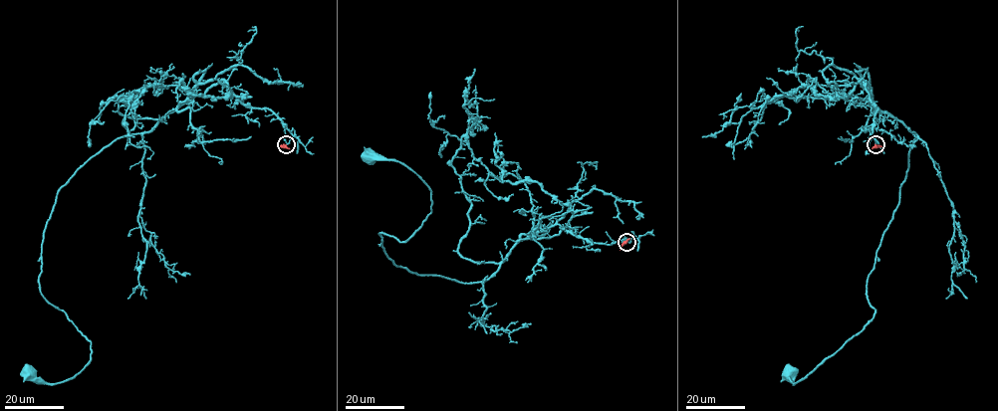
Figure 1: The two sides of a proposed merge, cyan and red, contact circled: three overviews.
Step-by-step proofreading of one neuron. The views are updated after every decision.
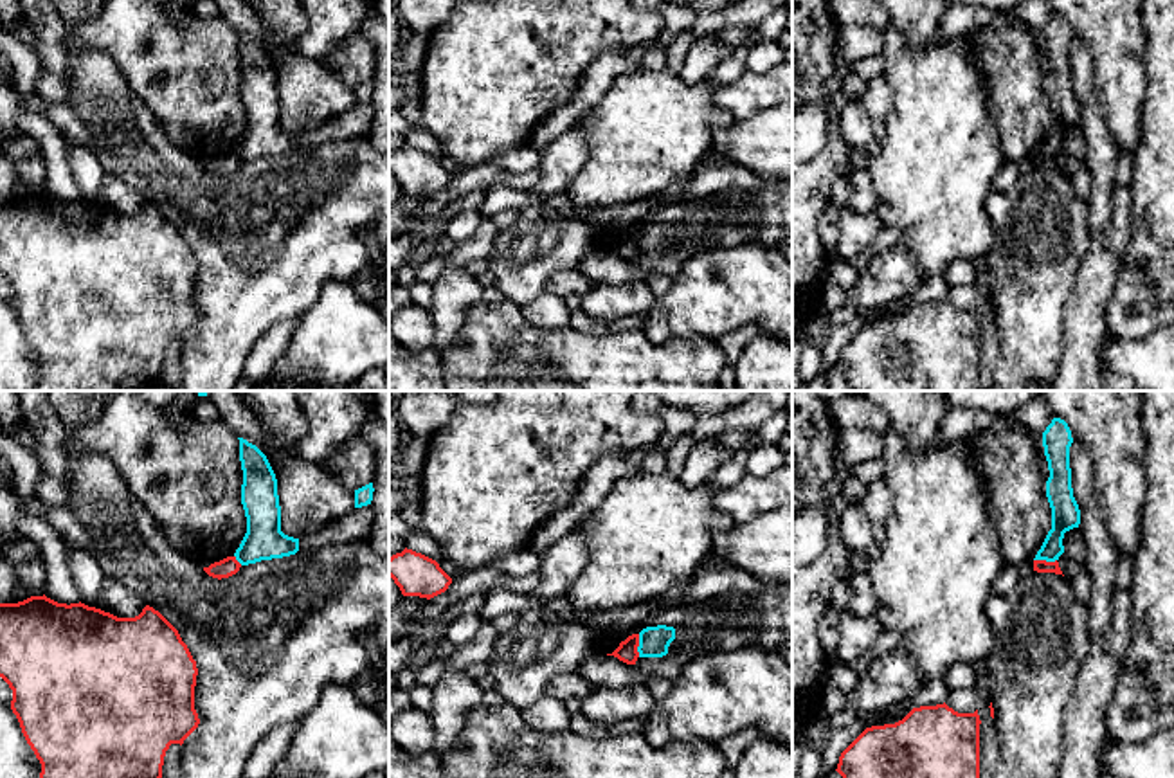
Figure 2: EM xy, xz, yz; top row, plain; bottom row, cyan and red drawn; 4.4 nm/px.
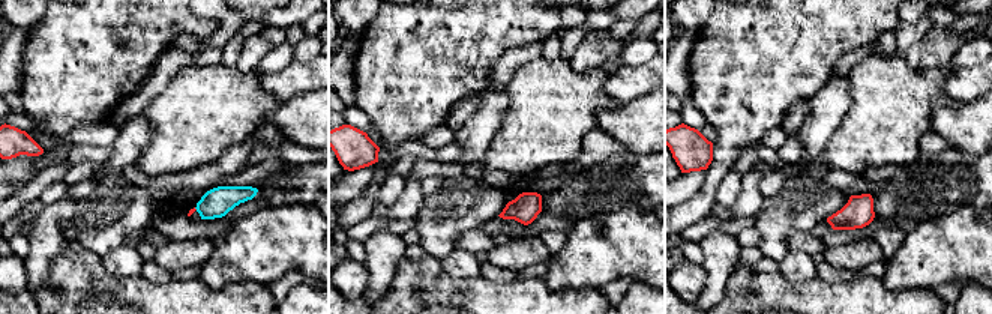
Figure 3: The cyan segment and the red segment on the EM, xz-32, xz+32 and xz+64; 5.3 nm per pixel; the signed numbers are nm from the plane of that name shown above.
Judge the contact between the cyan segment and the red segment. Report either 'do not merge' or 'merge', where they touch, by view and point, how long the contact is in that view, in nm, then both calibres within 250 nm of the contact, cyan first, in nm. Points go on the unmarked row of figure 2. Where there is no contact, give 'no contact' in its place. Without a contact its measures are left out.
do not merge | xz (640, 242) | 100 nm | 140/90 nm

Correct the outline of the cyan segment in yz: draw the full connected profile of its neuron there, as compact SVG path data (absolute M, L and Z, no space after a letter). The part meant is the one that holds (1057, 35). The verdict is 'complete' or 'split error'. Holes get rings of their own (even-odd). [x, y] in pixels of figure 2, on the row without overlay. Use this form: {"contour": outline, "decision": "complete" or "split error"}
{"contour": "M1053 14L1043 29L1043 43L1048 58L1050 74L1046 77L1046 94L1052 104L1052 126L1034 157L1055 158L1064 149L1064 130L1079 124L1080 106L1073 94L1070 43L1073 40L1068 20Z", "decision": "complete"}

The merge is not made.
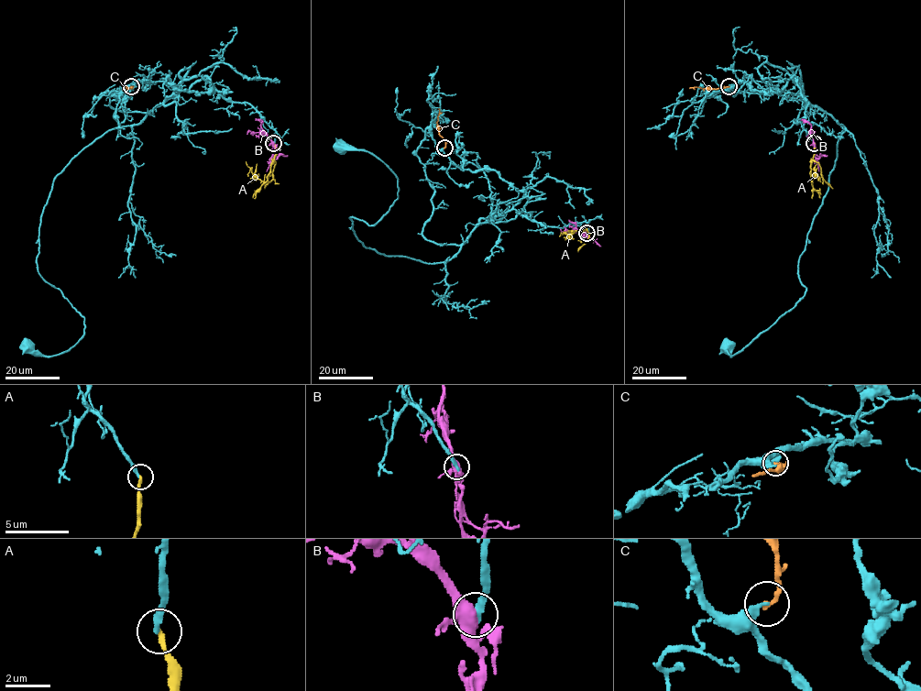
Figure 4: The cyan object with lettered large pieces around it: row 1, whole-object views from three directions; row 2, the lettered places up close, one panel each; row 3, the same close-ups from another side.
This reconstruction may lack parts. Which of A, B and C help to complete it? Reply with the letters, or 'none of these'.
none of these

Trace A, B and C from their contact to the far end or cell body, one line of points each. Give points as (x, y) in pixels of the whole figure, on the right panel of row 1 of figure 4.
A: (815, 143), (811, 181), (817, 162)
B: (814, 143), (811, 125), (801, 120)
C: (729, 86), (689, 88)

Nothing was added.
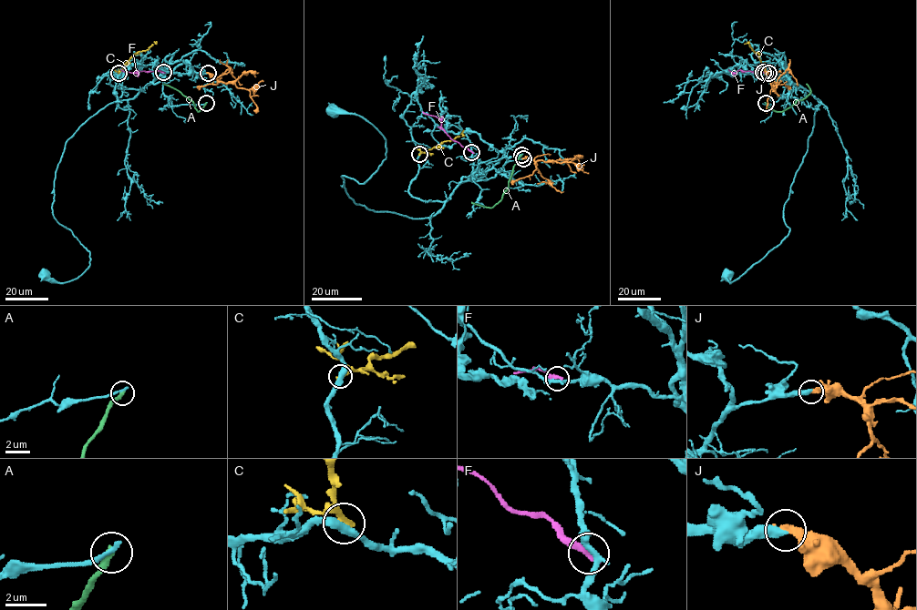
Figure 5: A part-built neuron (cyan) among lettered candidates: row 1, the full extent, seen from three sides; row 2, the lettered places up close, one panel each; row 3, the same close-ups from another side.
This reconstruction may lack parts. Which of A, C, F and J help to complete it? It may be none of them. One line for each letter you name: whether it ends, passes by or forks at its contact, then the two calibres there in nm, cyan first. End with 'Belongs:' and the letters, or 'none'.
J: it ends there; 400 nm thick on the cyan side, 440 nm on the other
Belongs: J

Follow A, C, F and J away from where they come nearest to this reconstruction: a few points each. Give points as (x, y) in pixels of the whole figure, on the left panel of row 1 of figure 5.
A: (206, 103), (198, 111), (191, 100), (163, 84)
C: (118, 73), (133, 55), (156, 44)
F: (163, 72), (138, 69), (135, 73), (121, 69)
J: (208, 73), (219, 82), (233, 83), (238, 87), (247, 89), (256, 106), (256, 113)

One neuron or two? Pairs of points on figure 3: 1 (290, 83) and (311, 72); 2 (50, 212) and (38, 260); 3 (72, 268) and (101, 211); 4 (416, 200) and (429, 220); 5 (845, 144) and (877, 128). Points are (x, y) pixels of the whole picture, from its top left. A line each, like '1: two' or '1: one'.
1: one
2: one
3: two
4: two
5: one

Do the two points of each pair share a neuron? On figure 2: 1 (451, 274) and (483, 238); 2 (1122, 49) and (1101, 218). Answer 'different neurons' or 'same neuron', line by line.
1: same neuron
2: different neurons

